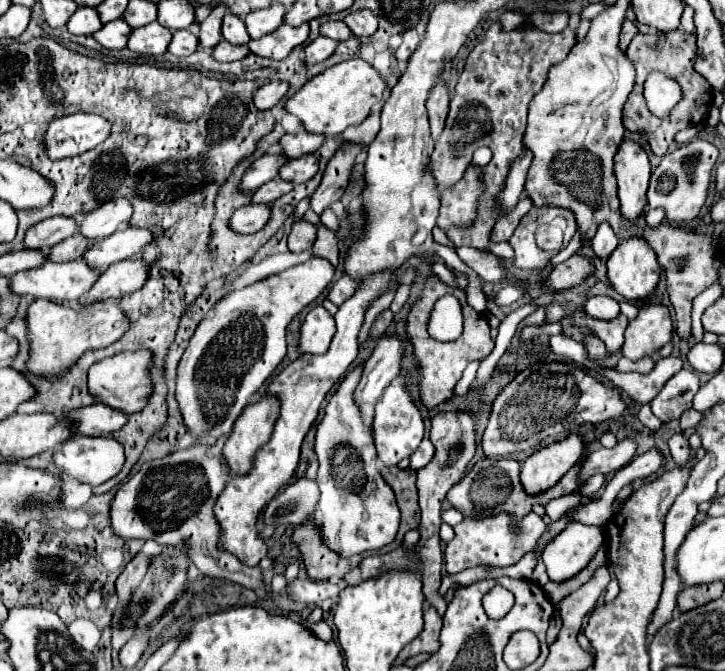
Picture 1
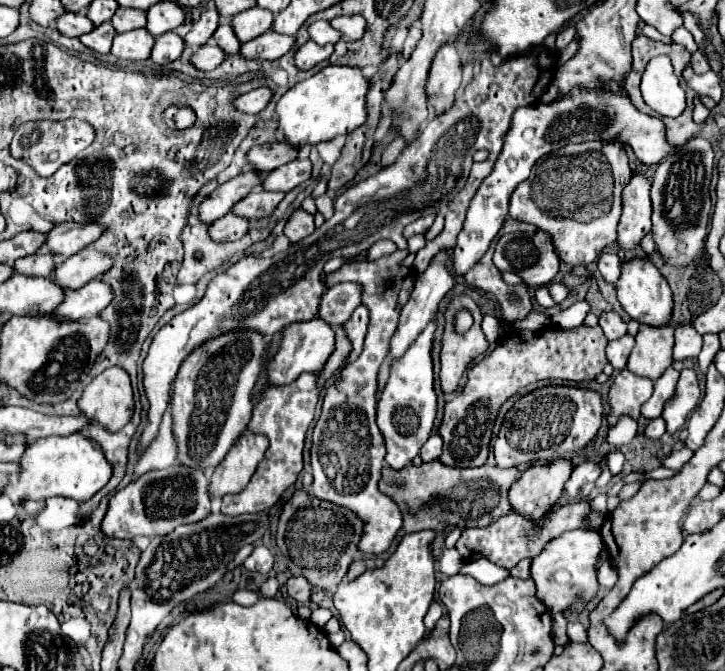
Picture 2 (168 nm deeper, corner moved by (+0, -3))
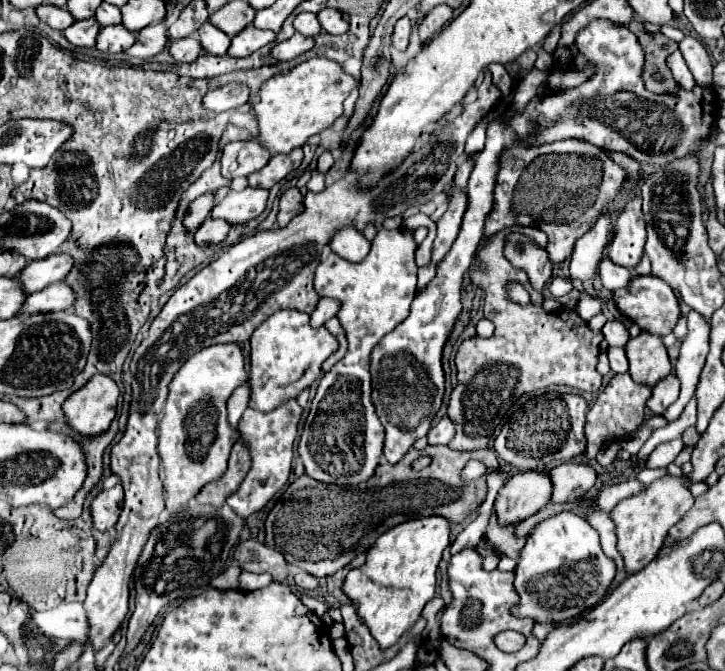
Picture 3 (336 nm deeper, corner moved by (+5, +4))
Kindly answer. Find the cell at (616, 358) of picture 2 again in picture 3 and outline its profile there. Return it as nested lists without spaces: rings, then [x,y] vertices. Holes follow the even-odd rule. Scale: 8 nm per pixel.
[[[608,347],[608,359],[614,373],[626,373],[628,371],[628,359],[624,353],[624,347]]]

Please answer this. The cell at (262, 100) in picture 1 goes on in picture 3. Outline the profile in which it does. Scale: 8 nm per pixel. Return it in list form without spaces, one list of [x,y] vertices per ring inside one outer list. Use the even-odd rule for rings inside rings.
[[[228,83],[228,85],[222,85],[214,91],[210,91],[204,97],[204,107],[214,113],[222,113],[222,111],[232,111],[248,101],[250,101],[250,87],[248,85]]]

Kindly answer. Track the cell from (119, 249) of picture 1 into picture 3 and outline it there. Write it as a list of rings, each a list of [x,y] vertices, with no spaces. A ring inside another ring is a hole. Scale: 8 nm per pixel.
[[[52,253],[42,261],[30,261],[30,265],[26,265],[26,269],[20,273],[20,281],[22,285],[26,285],[28,293],[34,293],[46,289],[52,283],[64,281],[72,267],[74,257],[66,253]]]

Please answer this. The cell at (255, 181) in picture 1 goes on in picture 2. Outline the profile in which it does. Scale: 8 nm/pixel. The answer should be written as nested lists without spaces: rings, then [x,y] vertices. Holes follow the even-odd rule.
[[[245,170],[233,180],[221,184],[201,202],[199,220],[203,220],[203,224],[213,224],[217,218],[225,216],[237,200],[247,196],[255,184],[261,184],[261,178],[253,170]]]

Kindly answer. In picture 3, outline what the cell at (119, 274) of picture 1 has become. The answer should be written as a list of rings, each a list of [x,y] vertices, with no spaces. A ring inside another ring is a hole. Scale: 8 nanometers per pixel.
[[[64,281],[50,285],[48,289],[42,289],[38,293],[32,293],[26,299],[26,305],[20,309],[20,313],[54,313],[54,311],[66,311],[74,305],[76,295],[72,287]]]

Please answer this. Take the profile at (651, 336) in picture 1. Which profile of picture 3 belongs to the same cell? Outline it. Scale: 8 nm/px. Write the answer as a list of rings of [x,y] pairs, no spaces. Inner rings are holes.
[[[642,329],[638,337],[626,343],[626,357],[630,363],[628,373],[638,383],[654,385],[666,377],[666,373],[670,373],[670,361],[662,337],[650,331]]]

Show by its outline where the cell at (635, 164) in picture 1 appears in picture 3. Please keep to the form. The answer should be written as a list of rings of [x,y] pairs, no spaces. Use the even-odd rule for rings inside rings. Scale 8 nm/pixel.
[[[638,197],[630,199],[614,221],[614,235],[608,245],[608,255],[614,263],[634,269],[644,253],[646,229],[642,201]]]

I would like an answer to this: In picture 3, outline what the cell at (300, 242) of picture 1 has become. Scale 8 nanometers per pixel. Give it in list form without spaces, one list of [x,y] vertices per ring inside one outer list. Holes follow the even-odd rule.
[[[286,189],[280,197],[280,211],[278,211],[278,227],[286,227],[296,215],[304,211],[304,197],[294,189]]]

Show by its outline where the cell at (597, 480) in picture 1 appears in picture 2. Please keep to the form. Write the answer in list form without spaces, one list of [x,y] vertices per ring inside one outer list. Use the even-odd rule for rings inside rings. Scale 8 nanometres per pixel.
[[[612,450],[607,454],[607,465],[613,475],[620,473],[625,463],[625,456],[620,450]]]

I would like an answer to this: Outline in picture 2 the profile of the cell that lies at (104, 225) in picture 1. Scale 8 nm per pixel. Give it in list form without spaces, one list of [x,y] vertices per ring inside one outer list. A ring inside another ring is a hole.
[[[61,222],[45,234],[45,248],[49,252],[55,252],[57,256],[73,256],[79,250],[87,248],[91,242],[95,242],[103,230],[105,228],[99,224]]]

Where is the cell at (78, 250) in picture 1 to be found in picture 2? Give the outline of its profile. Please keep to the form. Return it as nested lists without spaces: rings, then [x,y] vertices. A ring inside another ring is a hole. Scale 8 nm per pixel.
[[[41,248],[39,252],[19,258],[15,264],[15,274],[23,276],[51,276],[55,268],[55,254],[51,254],[47,248]]]

